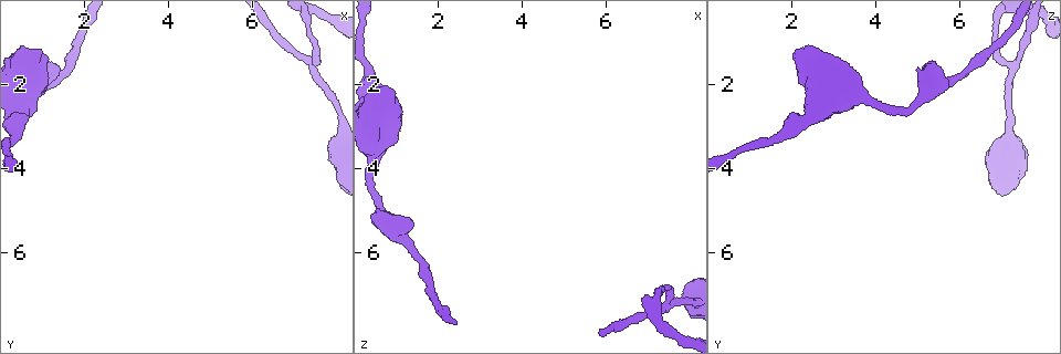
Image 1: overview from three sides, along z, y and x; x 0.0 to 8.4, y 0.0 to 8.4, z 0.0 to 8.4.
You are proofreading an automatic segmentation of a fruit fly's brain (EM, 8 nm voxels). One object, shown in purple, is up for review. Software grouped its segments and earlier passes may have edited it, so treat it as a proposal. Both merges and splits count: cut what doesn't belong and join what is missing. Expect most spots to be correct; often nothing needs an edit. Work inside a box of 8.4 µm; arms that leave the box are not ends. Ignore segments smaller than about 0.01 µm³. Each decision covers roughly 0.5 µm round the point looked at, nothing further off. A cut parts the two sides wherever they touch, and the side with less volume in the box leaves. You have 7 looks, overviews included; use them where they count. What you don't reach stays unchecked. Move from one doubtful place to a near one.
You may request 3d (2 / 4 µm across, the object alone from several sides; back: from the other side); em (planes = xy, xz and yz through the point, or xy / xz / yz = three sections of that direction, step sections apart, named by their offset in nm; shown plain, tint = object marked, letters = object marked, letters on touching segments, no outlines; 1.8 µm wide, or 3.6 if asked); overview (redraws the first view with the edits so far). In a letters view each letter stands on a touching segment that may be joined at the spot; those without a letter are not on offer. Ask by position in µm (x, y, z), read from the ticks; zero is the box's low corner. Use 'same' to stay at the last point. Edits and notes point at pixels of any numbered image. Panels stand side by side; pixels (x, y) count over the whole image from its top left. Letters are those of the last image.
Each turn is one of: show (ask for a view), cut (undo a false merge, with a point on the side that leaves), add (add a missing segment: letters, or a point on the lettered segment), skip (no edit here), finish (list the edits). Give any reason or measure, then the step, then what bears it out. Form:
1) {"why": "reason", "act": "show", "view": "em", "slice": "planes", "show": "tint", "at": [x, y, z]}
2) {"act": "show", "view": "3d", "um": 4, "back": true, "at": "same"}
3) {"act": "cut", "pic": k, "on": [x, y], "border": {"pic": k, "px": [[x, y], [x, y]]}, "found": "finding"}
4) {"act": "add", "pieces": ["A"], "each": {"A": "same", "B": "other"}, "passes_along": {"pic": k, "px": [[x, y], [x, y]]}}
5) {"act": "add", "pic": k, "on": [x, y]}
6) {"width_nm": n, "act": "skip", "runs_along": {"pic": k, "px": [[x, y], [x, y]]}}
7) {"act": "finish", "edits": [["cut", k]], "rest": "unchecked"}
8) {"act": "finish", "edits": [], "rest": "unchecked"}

{"why": "stops while still wide", "act": "show", "view": "em", "slice": "planes", "show": "plain", "at": [1.30, 1.65, 5.15]}

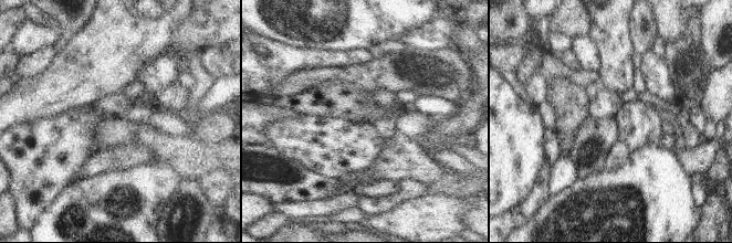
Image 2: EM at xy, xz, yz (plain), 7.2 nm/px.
{"act": "show", "view": "em", "slice": "planes", "show": "letters", "at": "same"}

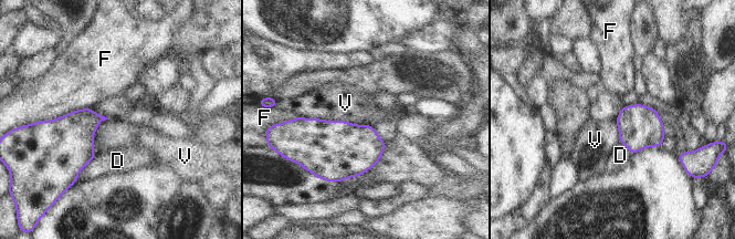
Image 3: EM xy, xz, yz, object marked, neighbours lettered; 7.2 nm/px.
{"longest_contact_nm": ["V", 550], "act": "skip", "each": {"D": "other", "F": "other", "V": "other"}, "found": "none of them fits"}

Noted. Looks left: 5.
{"why": "sudden change in width", "act": "show", "view": "3d", "um": 4, "at": [0.65, 1.55, 2.45]}

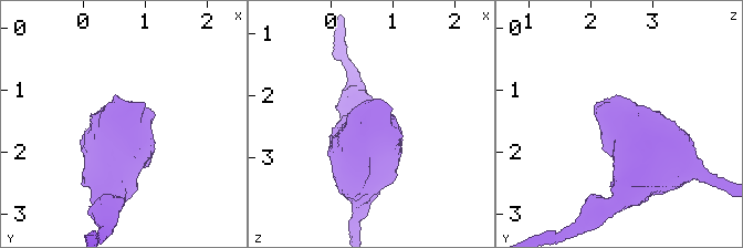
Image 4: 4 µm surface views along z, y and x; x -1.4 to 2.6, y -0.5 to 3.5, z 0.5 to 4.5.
{"why": "need the tissue", "act": "show", "view": "em", "um": 3.6, "slice": "planes", "show": "plain", "at": [0.70, 1.60, 2.45]}

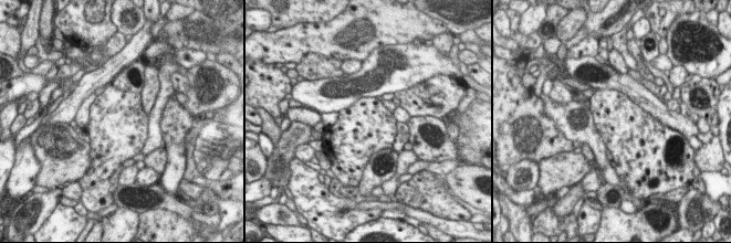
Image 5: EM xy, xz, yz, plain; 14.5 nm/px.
{"why": "what lies round it", "act": "show", "view": "em", "um": 3.6, "slice": "planes", "show": "letters", "at": "same"}

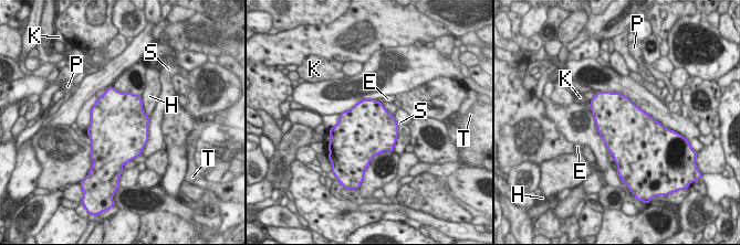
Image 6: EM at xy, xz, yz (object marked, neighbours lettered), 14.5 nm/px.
{"width_nm": 750, "act": "skip", "each": {"E": "other", "H": "other", "K": "other", "P": "other", "S": "other", "T": "other"}, "border": {"pic": 6, "px": [[141, 96], [143, 112], [147, 116]]}, "found": "one neuron here"}

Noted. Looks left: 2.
{"why": "side arm on a straight run", "act": "show", "view": "3d", "um": 4, "at": [7.50, 1.60, 7.25]}

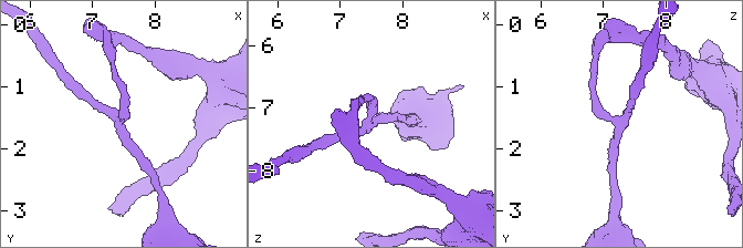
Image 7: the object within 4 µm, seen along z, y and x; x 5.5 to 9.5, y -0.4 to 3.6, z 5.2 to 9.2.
{"why": "shape alone is not enough", "act": "show", "view": "em", "slice": "xy", "step": 8, "show": "letters", "at": [7.45, 1.60, 7.20]}

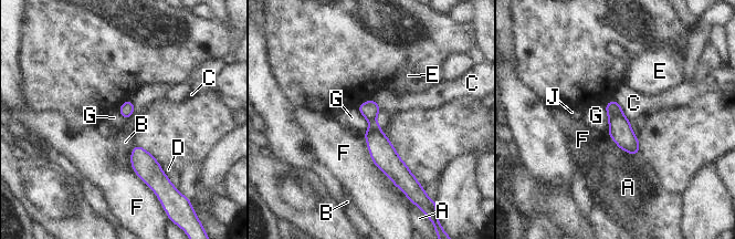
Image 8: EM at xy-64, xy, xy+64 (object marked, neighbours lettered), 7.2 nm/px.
{"act": "cut", "pic": 8, "on": [612, 107], "each": {"A": "other", "B": "other", "C": "other", "D": "other", "E": "other", "F": "other", "G": "other", "J": "other"}, "border": {"pic": 8, "px": [[608, 112], [623, 116]]}, "found": "a second neuron is stuck on"}

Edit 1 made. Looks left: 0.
{"act": "finish", "edits": [["cut", 8]], "rest": "unchecked"}

